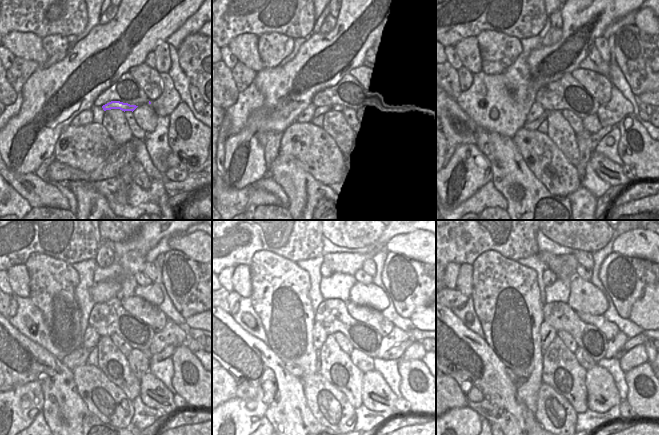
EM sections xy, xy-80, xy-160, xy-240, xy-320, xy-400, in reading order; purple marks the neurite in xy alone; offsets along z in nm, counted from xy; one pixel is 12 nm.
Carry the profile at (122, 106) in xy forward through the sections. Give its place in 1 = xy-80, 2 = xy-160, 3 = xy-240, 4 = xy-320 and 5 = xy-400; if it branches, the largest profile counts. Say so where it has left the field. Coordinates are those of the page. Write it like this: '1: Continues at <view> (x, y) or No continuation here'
1: Continues at xy-80 (319, 111)
2: Continues at xy-160 (534, 125)
3: Continues at xy-240 (78, 357)
4: Continues at xy-320 (295, 370)
5: Continues at xy-400 (510, 374).

